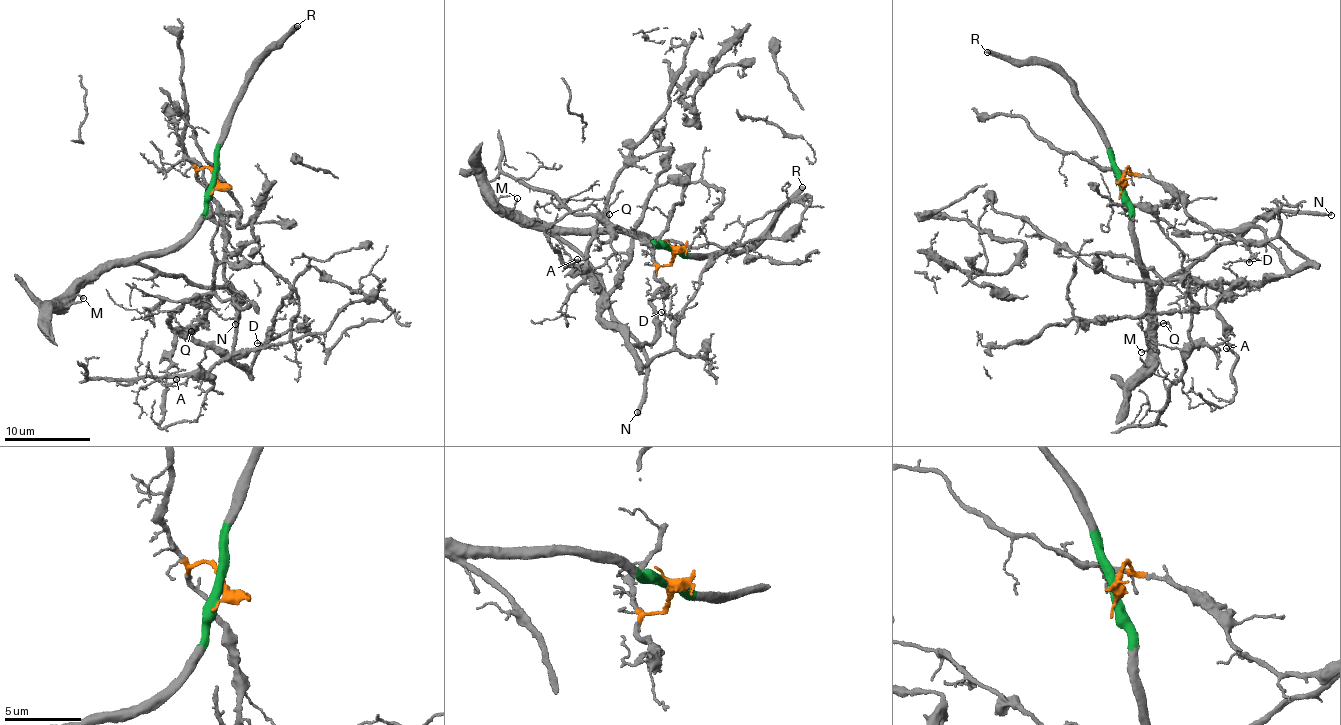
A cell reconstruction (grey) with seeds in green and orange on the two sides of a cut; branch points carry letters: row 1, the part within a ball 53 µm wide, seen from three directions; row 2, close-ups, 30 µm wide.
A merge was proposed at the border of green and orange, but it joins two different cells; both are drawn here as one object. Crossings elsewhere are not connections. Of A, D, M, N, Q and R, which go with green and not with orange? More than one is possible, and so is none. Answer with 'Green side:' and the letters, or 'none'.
Green side: M, N, R

